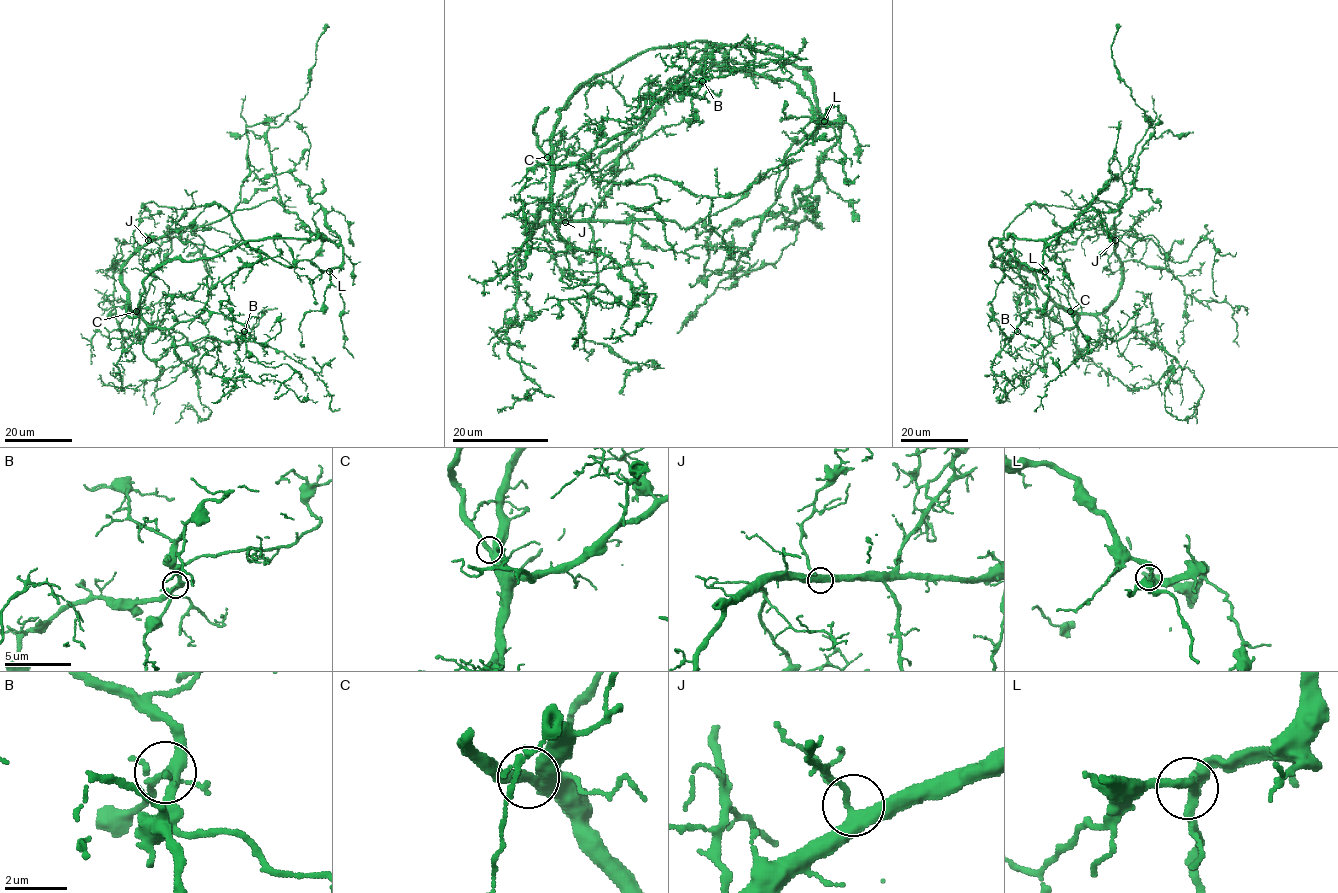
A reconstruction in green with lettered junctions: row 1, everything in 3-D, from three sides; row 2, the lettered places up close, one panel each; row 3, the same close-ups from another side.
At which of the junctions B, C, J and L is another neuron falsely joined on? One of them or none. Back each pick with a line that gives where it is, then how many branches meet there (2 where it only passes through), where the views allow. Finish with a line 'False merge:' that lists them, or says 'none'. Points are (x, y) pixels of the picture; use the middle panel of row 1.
False merge: none

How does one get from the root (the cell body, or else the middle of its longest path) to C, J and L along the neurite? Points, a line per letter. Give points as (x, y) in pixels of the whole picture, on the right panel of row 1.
C: (994, 257), (1001, 261), (1011, 259), (1034, 272), (1039, 287), (1070, 311)
J: (994, 257), (1011, 259), (1034, 272), (1039, 287), (1058, 304), (1078, 312), (1102, 313), (1121, 283), (1115, 240)
L: (994, 257), (989, 246), (992, 239), (1014, 234), (1042, 240), (1046, 244), (1045, 271)

